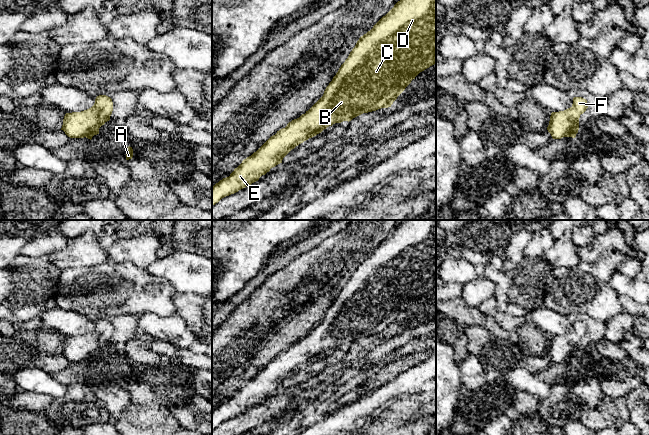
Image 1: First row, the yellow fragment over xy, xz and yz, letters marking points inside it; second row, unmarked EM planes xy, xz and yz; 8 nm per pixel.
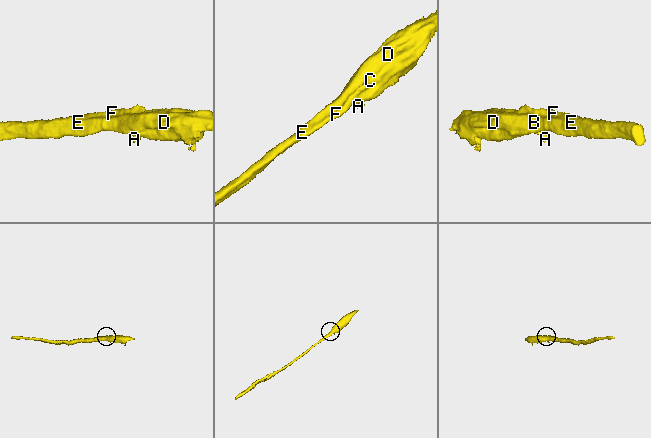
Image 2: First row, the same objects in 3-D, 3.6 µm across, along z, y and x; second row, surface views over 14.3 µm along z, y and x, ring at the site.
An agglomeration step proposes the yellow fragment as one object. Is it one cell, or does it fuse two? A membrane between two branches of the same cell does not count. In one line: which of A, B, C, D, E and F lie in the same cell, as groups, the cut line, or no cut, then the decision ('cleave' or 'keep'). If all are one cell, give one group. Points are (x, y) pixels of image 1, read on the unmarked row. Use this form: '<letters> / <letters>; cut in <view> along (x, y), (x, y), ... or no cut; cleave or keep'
A B C D E F; no cut; keep

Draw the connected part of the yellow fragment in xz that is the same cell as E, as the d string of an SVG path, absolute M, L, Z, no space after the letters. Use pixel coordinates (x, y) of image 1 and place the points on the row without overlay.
M405 220L383 240L366 258L361 260L348 282L341 289L323 320L299 342L271 360L256 376L234 393L229 401L212 410L212 430L222 422L238 416L265 399L271 392L282 387L283 382L296 370L321 357L335 347L351 345L353 342L381 332L391 331L397 321L422 295L436 287L436 220Z

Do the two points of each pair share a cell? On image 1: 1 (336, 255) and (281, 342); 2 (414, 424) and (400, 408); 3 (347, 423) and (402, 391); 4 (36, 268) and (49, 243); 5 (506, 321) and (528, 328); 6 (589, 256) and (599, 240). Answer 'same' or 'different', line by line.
1: different
2: same
3: same
4: different
5: different
6: same

